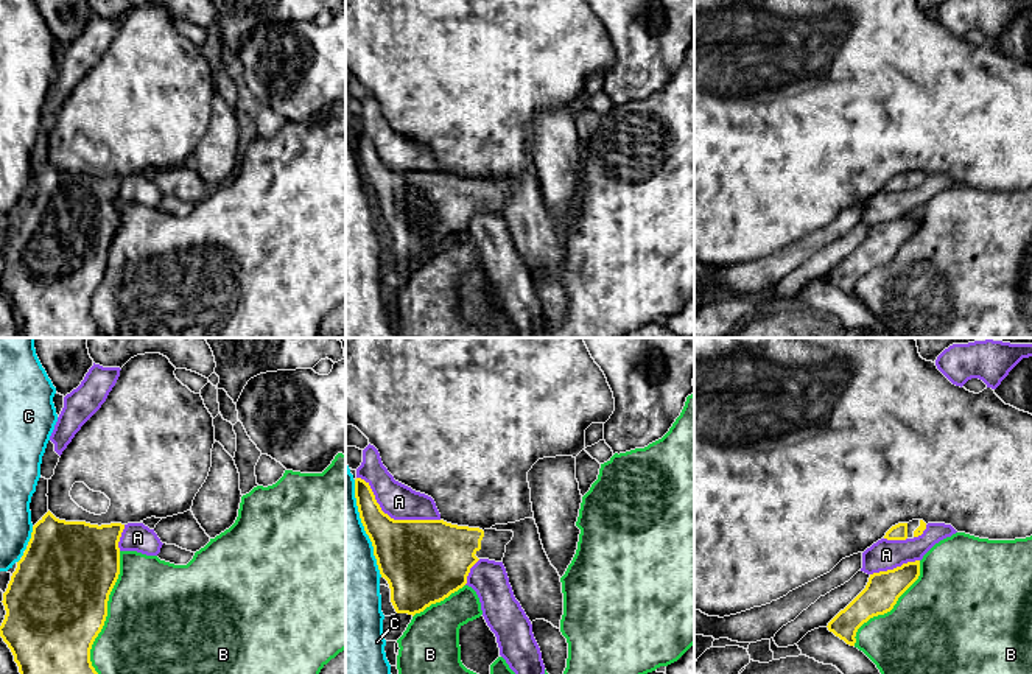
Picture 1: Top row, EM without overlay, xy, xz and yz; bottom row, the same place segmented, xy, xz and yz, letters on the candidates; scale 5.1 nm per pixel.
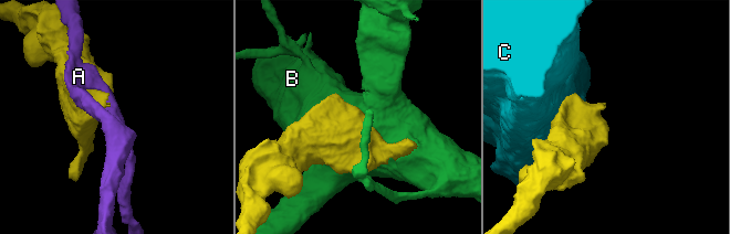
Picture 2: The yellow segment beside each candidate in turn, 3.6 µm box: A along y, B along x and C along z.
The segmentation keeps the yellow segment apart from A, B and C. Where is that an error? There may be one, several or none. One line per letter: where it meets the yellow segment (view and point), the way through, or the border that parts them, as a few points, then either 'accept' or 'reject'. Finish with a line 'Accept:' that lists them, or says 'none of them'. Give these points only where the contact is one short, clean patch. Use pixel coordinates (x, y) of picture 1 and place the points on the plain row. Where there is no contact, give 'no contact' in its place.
A: meets yellow in xz at (393, 170); reject
B: meets yellow in xy at (106, 266); reject
C: meets yellow in xz at (365, 179); reject
Accept: none of them

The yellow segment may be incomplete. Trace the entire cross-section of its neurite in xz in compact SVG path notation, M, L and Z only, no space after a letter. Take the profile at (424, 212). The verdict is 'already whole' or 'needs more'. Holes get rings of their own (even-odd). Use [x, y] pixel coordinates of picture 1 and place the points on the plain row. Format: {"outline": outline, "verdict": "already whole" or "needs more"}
{"outline": "M361 129L355 131L355 149L361 174L369 187L381 229L391 240L397 265L416 266L441 254L467 235L470 219L479 210L503 213L512 182L458 177L444 171L394 171L384 165Z", "verdict": "needs more"}

